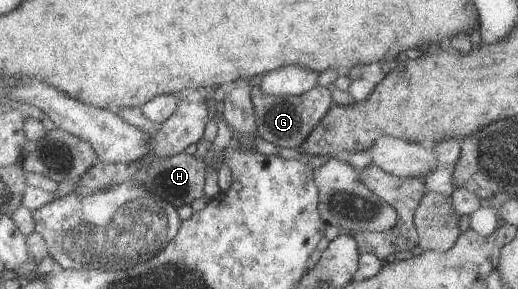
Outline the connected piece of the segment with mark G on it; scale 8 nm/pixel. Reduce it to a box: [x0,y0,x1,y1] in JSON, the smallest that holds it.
[250,84,333,148]

